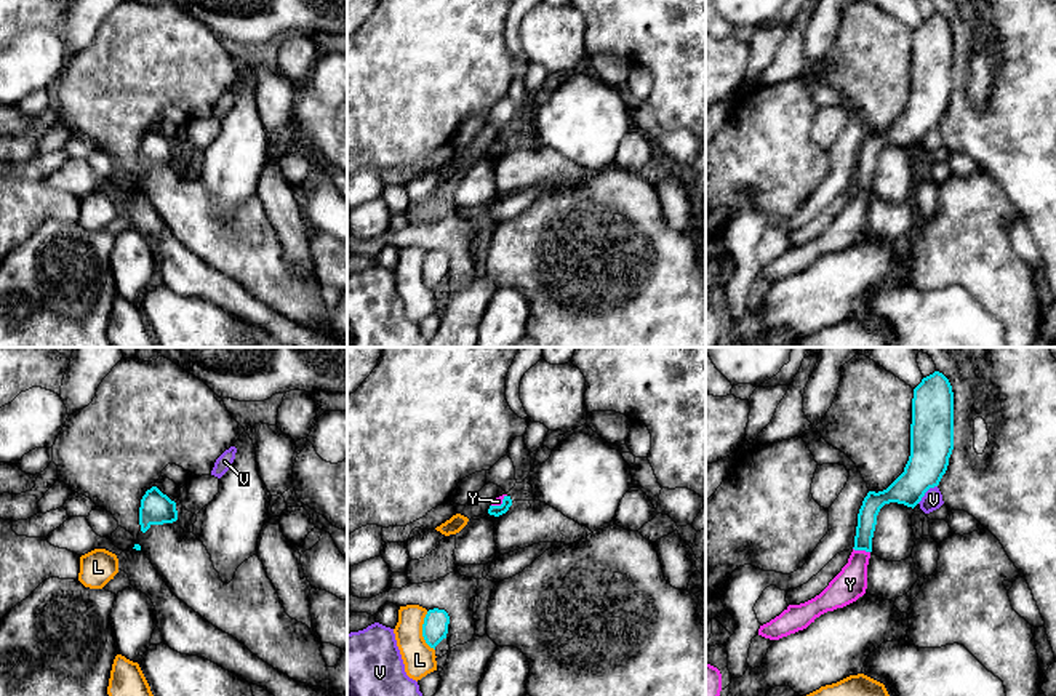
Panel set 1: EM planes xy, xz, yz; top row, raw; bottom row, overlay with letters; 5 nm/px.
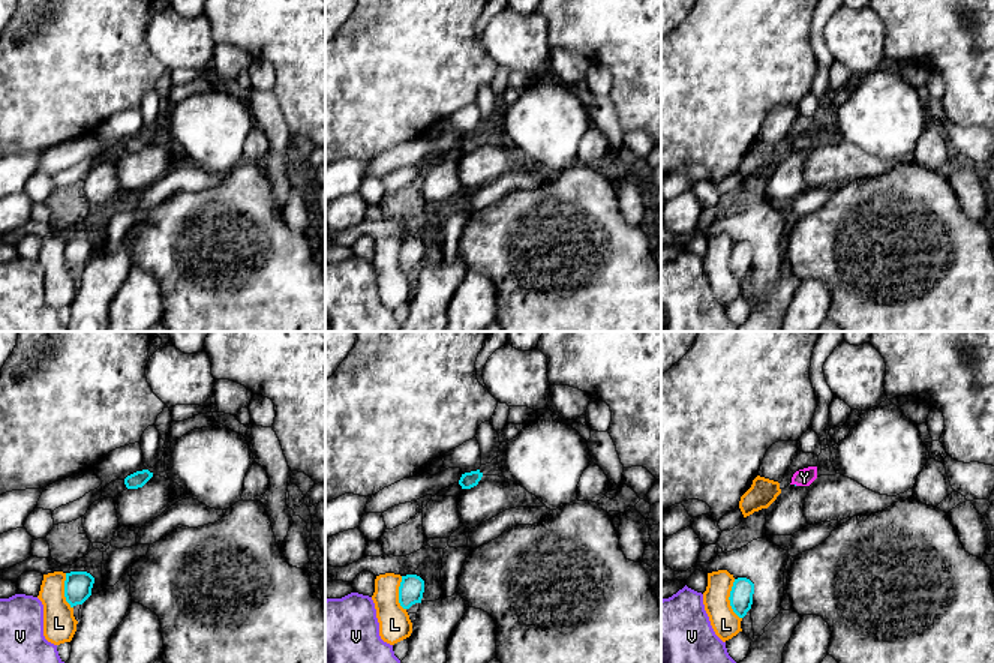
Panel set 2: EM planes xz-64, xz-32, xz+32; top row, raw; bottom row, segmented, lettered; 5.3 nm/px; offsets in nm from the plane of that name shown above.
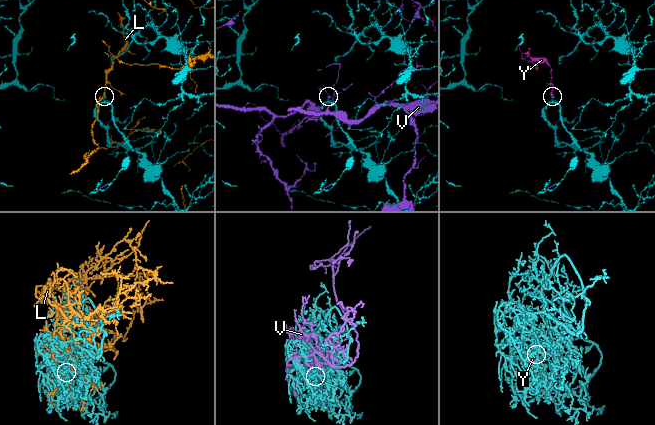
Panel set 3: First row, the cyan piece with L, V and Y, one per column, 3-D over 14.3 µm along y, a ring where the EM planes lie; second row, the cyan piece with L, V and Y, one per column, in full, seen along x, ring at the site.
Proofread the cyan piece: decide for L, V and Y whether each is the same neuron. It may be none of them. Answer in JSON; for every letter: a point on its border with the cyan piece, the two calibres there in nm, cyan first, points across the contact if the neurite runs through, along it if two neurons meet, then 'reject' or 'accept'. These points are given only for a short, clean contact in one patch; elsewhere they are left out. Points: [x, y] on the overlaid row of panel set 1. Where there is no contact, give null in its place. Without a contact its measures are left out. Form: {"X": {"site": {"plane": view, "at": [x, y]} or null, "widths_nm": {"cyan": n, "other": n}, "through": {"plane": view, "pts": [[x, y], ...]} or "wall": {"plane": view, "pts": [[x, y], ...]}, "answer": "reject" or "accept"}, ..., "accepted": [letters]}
{"L": {"site": {"plane": "xz", "at": [423, 631]}, "widths_nm": {"cyan": 130, "other": 160}, "answer": "reject"}, "V": {"site": {"plane": "yz", "at": [925, 492]}, "widths_nm": {"cyan": 220, "other": 100}, "answer": "reject"}, "Y": {"site": {"plane": "yz", "at": [861, 549]}, "widths_nm": {"cyan": 100, "other": 160}, "through": {"plane": "yz", "pts": [[872, 503], [868, 512], [861, 549], [850, 584]]}, "answer": "accept"}, "accepted": ["Y"]}

